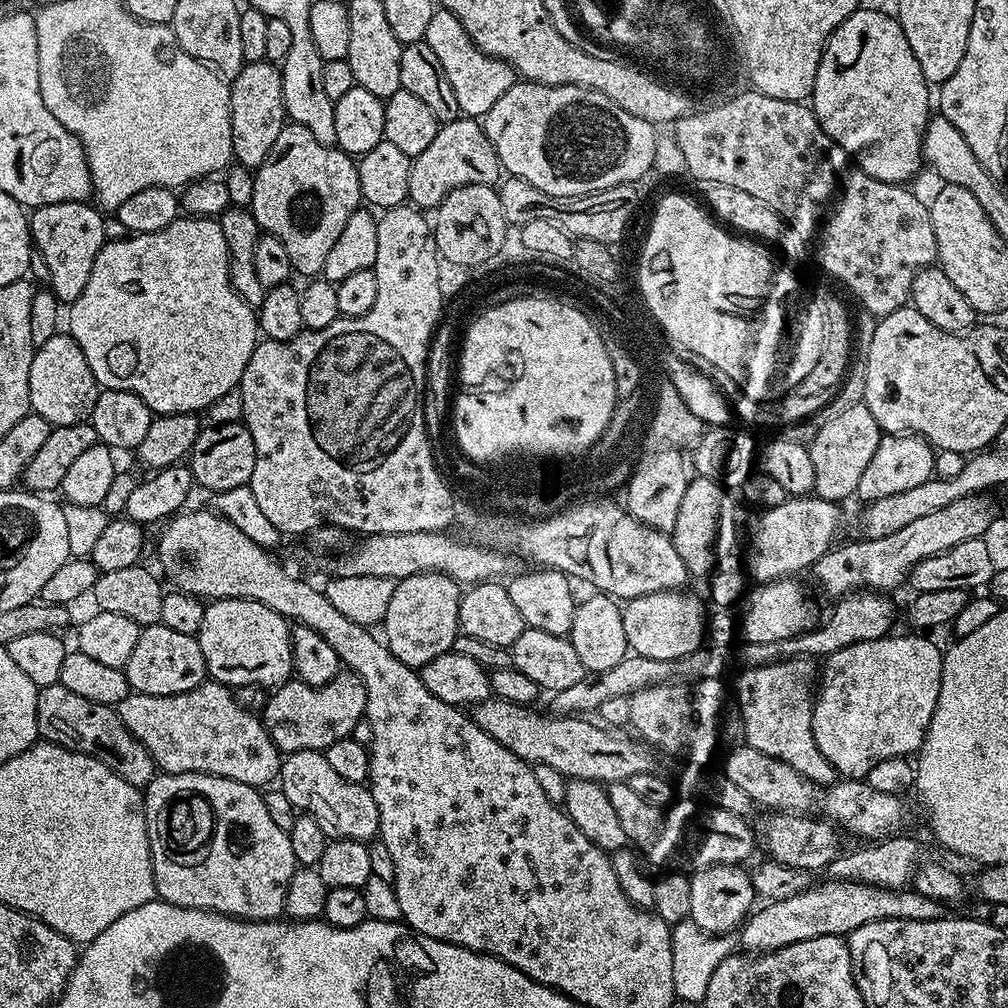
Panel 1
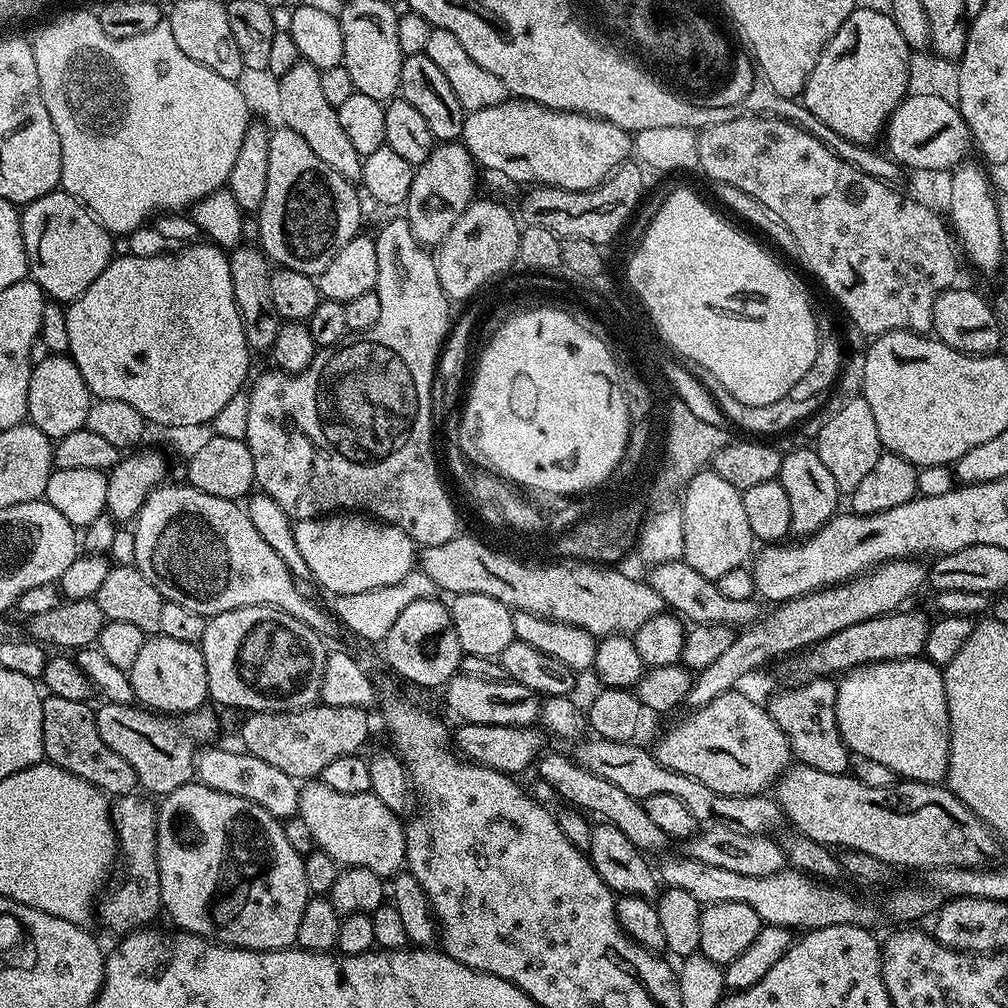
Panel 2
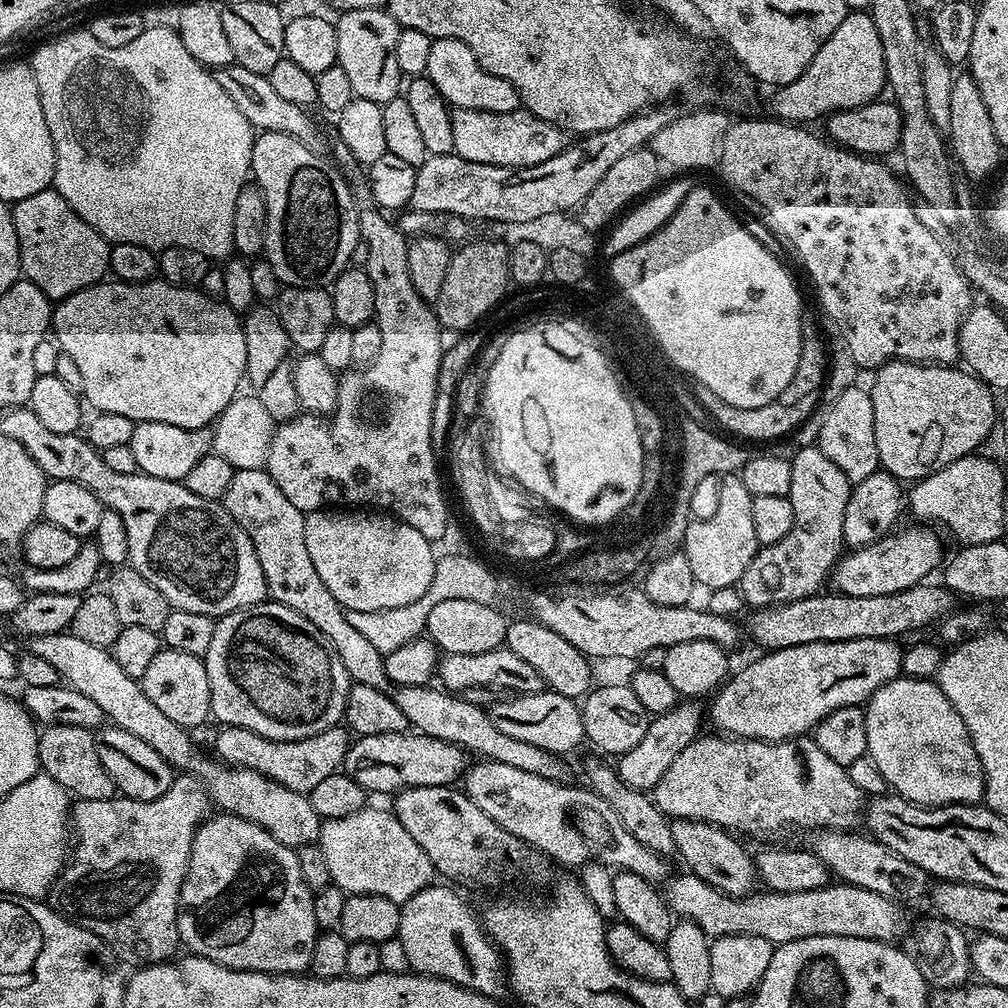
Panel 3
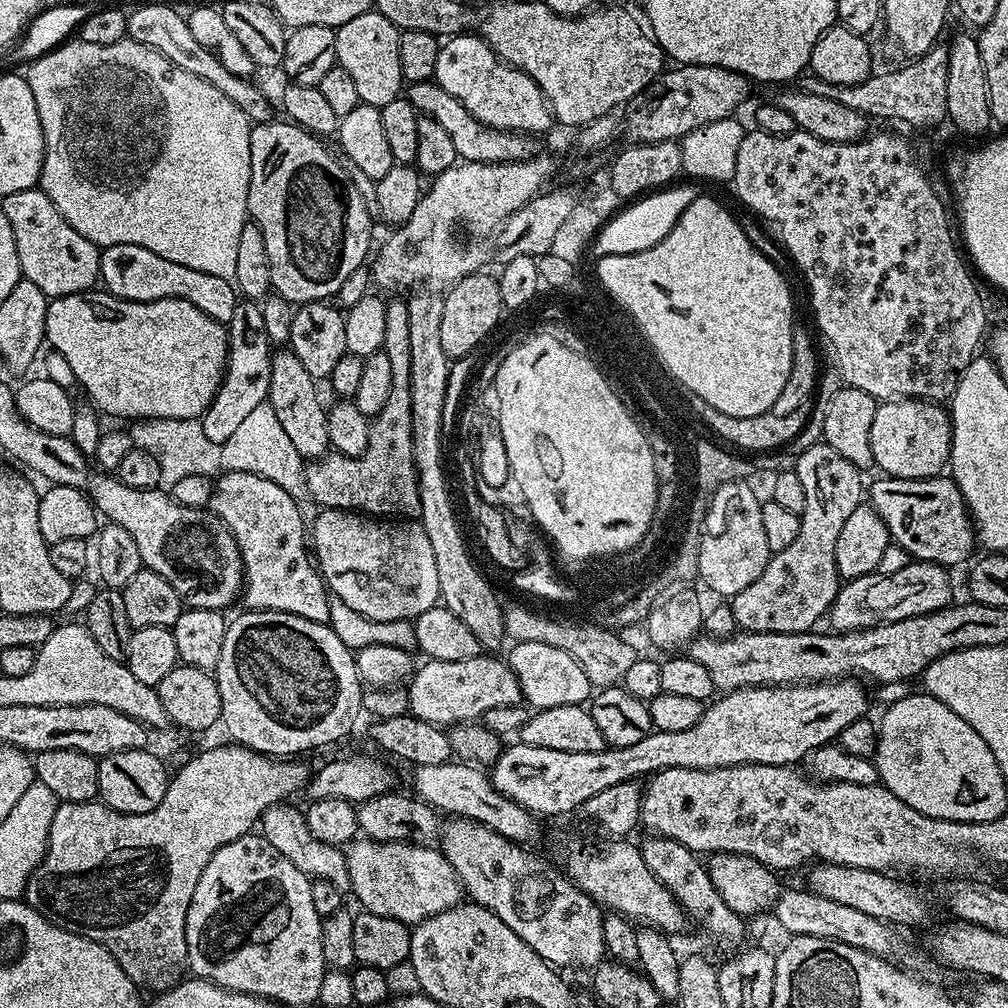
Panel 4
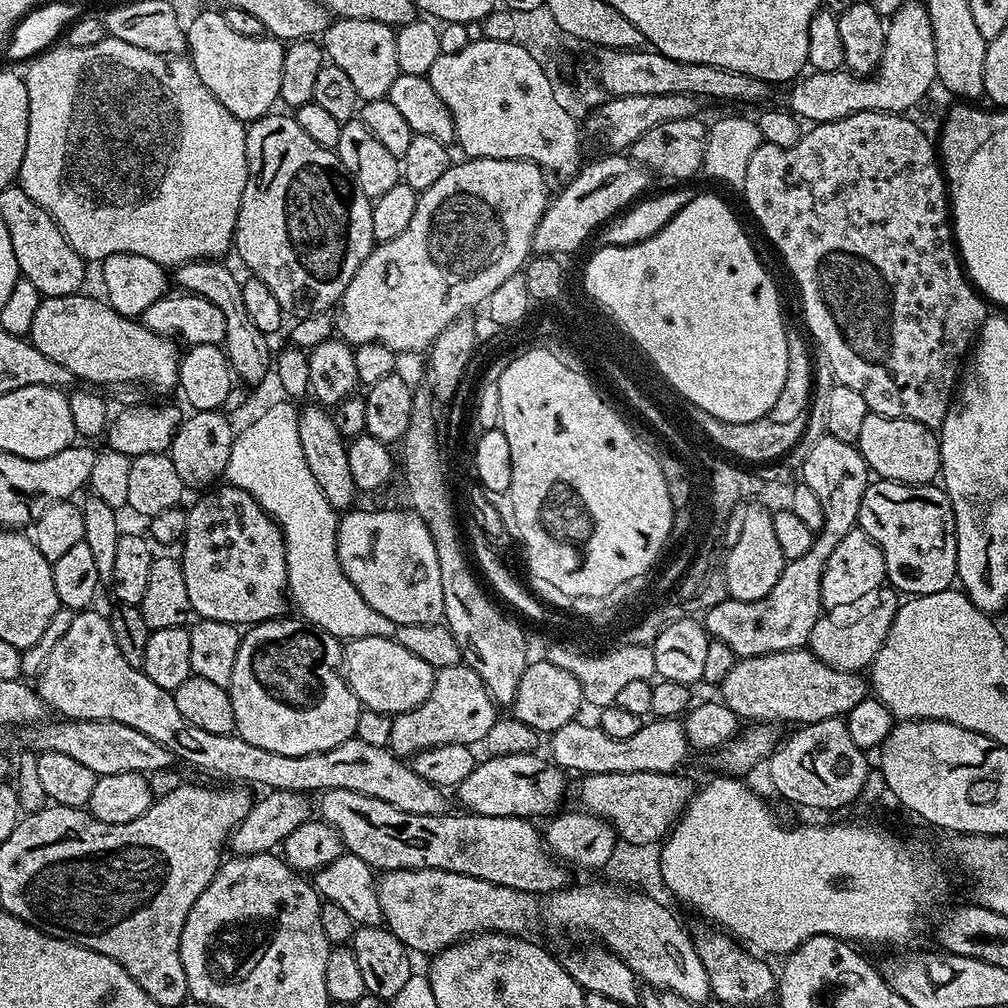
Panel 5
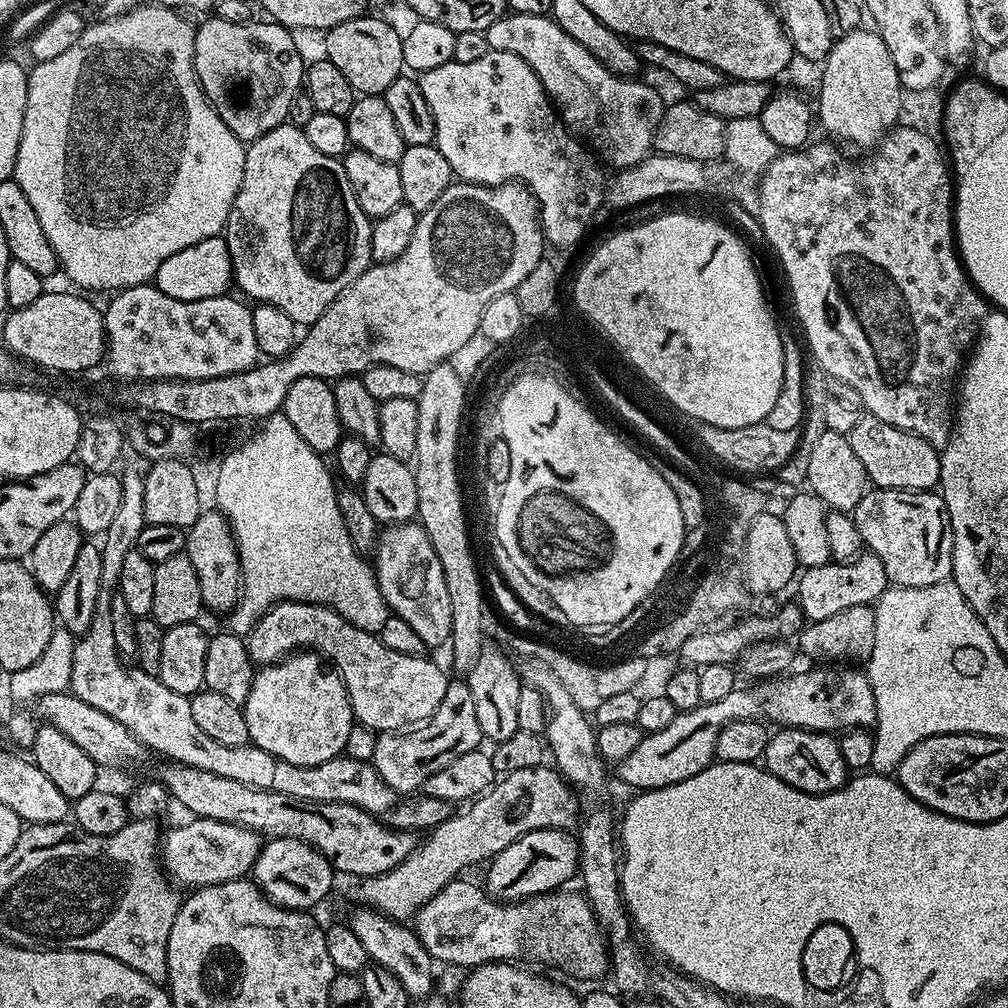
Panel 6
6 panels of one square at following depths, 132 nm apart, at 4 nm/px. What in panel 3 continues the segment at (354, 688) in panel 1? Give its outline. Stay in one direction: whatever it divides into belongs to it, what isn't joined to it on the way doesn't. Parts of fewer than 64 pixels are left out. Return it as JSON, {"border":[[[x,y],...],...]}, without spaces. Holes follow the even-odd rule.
{"border":[[[224,726],[216,736],[214,752],[226,764],[258,770],[290,790],[307,794],[322,778],[330,778],[330,774],[341,771],[349,747],[349,733],[340,726],[324,728],[300,740],[267,740],[249,728]]]}

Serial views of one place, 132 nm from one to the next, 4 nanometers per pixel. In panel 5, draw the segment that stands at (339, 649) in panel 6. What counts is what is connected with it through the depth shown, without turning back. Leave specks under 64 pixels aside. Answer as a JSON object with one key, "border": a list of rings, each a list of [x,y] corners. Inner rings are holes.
{"border":[[[393,637],[349,640],[343,649],[344,678],[367,711],[393,717],[414,710],[426,702],[434,686],[437,669],[432,668],[430,662],[422,662],[422,658],[410,654],[410,650],[406,650],[406,646],[402,646]]]}

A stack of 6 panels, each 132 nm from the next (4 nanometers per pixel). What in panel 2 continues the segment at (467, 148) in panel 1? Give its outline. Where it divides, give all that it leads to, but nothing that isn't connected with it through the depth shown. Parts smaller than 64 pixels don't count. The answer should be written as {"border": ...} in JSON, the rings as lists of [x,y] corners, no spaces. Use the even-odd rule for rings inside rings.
{"border":[[[460,142],[437,143],[430,158],[426,158],[426,162],[422,162],[413,171],[406,219],[414,230],[414,238],[418,238],[420,244],[438,246],[444,241],[446,234],[450,234],[450,226],[458,222],[460,215],[477,195],[476,172],[478,173],[476,161]]]}

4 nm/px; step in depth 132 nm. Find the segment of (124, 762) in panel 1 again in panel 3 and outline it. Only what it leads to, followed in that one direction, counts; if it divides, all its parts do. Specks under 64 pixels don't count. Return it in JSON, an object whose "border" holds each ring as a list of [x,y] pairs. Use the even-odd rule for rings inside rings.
{"border":[[[50,724],[40,732],[38,742],[43,775],[54,778],[76,800],[108,800],[117,795],[116,784],[98,758],[98,746],[93,729],[73,724]]]}

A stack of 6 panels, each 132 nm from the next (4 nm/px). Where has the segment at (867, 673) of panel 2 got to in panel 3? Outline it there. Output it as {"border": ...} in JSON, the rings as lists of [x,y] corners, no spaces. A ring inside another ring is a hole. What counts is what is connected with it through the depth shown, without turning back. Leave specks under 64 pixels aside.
{"border":[[[901,674],[895,680],[886,682],[878,690],[874,690],[863,705],[863,710],[866,720],[867,755],[871,756],[873,762],[878,766],[878,770],[882,770],[889,789],[895,795],[903,796],[904,799],[911,800],[914,804],[926,804],[929,806],[938,804],[980,804],[984,800],[984,771],[980,765],[978,754],[974,750],[974,742],[966,730],[966,722],[962,722],[958,710],[954,710],[954,706],[946,698],[946,694],[942,694],[939,683],[935,679],[920,679]]]}

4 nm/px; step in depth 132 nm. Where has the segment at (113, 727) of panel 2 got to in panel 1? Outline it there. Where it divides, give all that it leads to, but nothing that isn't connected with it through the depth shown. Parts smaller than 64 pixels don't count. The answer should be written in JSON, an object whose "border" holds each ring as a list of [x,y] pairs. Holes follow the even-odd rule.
{"border":[[[208,678],[204,683],[194,686],[194,690],[186,690],[186,694],[142,694],[129,691],[128,697],[115,705],[116,713],[122,718],[126,730],[150,750],[152,760],[161,773],[165,772],[201,772],[211,776],[230,778],[234,782],[242,782],[260,790],[277,779],[280,775],[282,753],[270,734],[264,728],[264,721],[255,712],[243,709],[235,701],[233,689],[227,684],[217,684]]]}

